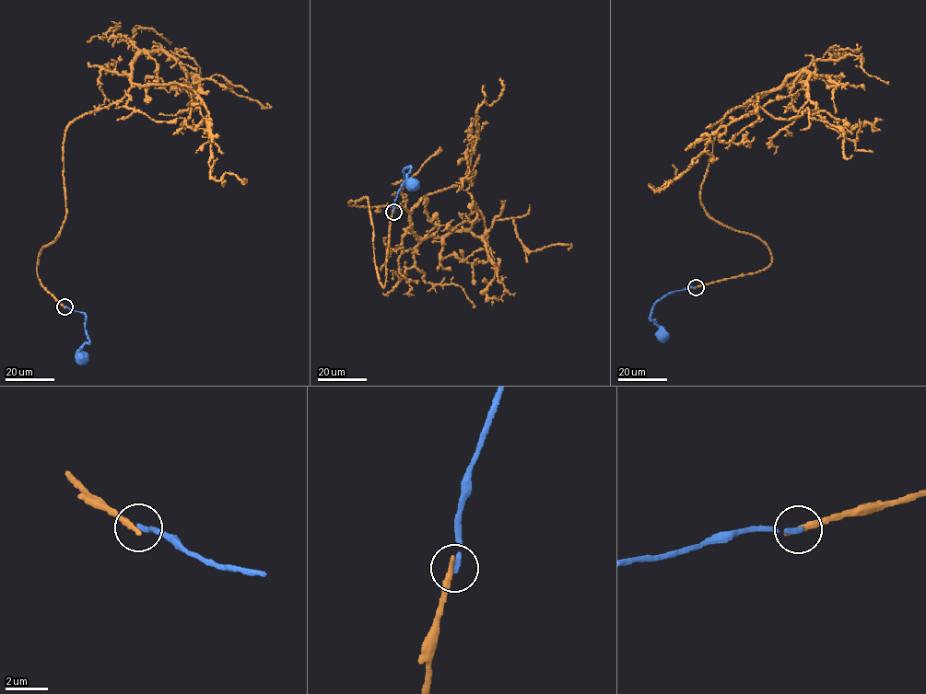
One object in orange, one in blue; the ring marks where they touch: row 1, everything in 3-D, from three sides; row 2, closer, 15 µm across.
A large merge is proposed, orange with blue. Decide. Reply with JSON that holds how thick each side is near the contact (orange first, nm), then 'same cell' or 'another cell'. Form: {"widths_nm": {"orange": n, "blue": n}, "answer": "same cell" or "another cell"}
{"widths_nm": {"orange": 320, "blue": 220}, "answer": "another cell"}

